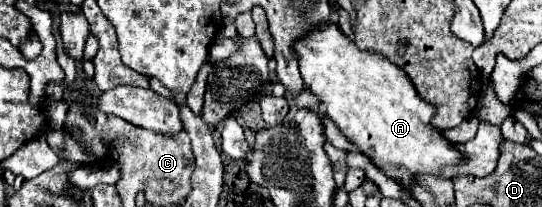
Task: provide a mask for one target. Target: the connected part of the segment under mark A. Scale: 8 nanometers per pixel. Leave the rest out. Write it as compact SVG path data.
M334 23L314 29L294 51L306 87L320 97L326 115L358 151L402 187L412 187L416 175L442 177L446 167L468 159L432 125L436 107L420 97L408 75L382 55L360 51Z

